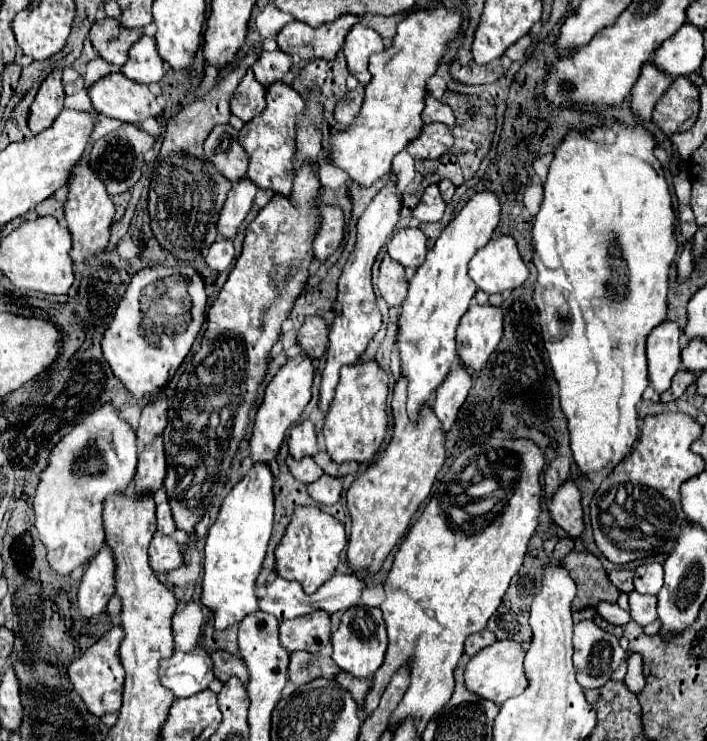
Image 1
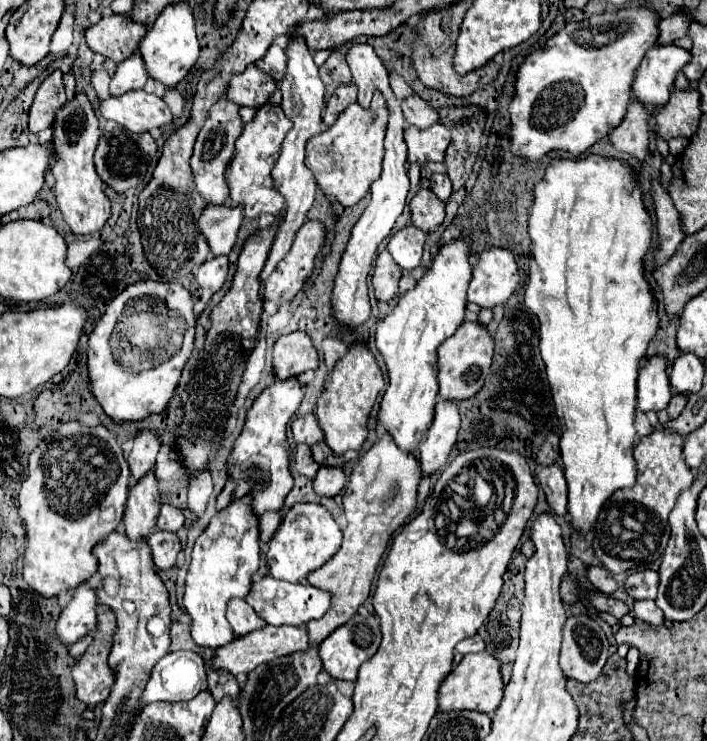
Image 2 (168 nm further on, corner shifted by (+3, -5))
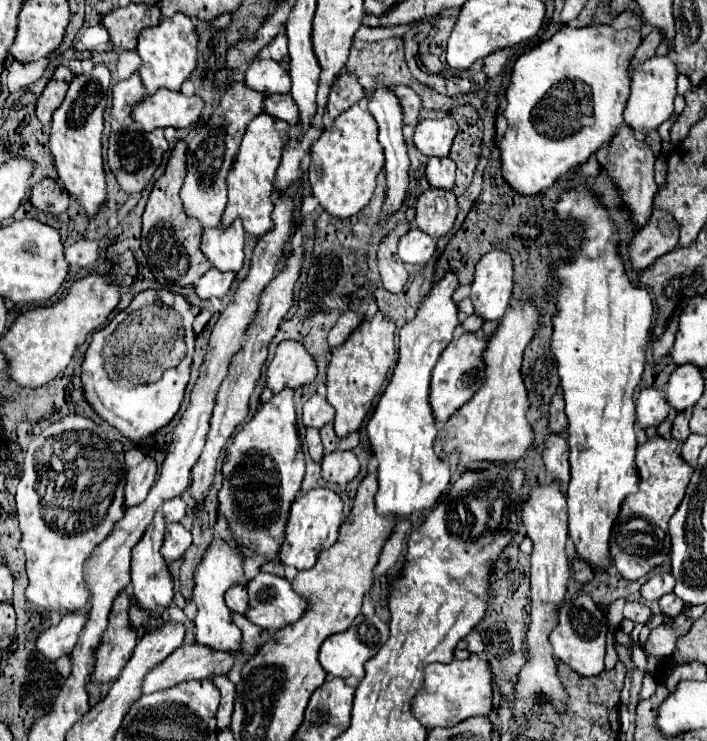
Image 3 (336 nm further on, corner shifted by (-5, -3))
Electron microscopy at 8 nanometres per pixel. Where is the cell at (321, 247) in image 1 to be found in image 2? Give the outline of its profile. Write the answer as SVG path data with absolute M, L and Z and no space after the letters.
M309 220L309 222L305 222L305 224L299 228L297 238L295 238L291 250L289 250L287 256L279 262L279 266L275 268L275 272L265 280L265 290L263 290L265 310L263 310L263 316L261 316L261 332L259 332L259 334L265 334L267 318L277 312L277 306L283 304L283 302L291 302L291 300L295 298L295 294L303 288L305 280L311 276L311 272L313 272L313 268L315 268L317 254L319 254L321 248L325 246L325 238L327 238L327 230L325 230L325 224L319 222L319 220Z

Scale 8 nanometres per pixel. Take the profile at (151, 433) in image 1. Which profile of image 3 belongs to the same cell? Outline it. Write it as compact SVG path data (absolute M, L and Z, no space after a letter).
M145 458L139 466L127 472L127 484L125 484L125 508L137 506L145 500L149 494L153 482L157 476L157 464L153 458Z

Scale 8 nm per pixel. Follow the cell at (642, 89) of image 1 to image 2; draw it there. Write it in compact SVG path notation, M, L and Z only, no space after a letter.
M631 98L623 122L617 128L613 128L613 132L609 134L611 144L617 150L635 156L637 160L643 160L649 146L647 118L649 118L649 110L645 110L645 106L637 102L637 98Z

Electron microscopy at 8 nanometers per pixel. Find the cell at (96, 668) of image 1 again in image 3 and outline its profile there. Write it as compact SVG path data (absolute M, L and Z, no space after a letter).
M121 592L121 596L115 598L111 614L109 614L109 626L101 636L101 644L95 652L95 670L91 674L91 682L101 684L101 682L113 682L129 662L135 642L137 642L137 632L131 626L129 620L129 608L131 608L131 596L129 592Z

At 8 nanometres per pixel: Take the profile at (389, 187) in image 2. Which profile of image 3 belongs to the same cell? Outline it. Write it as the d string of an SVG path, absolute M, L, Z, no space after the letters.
M379 86L373 94L373 98L369 98L369 112L373 114L377 126L379 126L379 142L385 150L385 170L387 170L387 198L385 198L385 206L383 206L383 216L393 214L395 210L401 208L401 202L405 198L405 192L409 188L409 158L407 158L407 144L403 138L403 118L401 118L401 106L395 98L393 92L389 92L389 88Z

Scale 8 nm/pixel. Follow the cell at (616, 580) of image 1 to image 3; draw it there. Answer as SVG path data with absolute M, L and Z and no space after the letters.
M573 560L571 566L573 566L573 578L575 578L579 584L587 584L587 582L593 580L595 572L593 572L593 568L591 568L589 564L585 564L585 562L581 562L581 560Z

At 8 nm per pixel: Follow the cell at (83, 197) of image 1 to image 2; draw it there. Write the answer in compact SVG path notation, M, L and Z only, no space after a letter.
M85 94L75 96L63 108L59 108L57 120L55 120L55 134L53 134L53 144L57 146L55 148L57 162L53 164L51 172L57 180L55 198L63 214L63 222L77 236L99 232L111 216L111 202L105 196L103 182L97 176L93 166L93 152L97 148L99 136L101 136L101 130L99 130L97 116Z

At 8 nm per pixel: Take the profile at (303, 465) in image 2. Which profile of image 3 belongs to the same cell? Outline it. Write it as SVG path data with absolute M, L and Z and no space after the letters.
M307 428L307 446L309 446L309 456L315 462L321 462L321 458L323 458L323 444L321 444L321 438L319 438L319 430Z

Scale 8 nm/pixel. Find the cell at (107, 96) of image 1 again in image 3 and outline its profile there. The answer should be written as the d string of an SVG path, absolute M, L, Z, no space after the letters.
M159 88L153 96L141 100L133 110L133 120L145 130L155 128L189 128L201 120L205 102L199 96L185 96L167 88Z

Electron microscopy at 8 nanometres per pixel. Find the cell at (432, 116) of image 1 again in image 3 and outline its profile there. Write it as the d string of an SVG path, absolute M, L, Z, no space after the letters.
M393 86L391 90L403 108L403 124L415 126L419 110L421 110L421 98L409 86Z

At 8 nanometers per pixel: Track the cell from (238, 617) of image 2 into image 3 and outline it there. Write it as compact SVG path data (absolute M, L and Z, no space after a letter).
M233 584L227 592L225 592L225 602L233 612L245 614L249 600L247 600L247 586L243 584Z

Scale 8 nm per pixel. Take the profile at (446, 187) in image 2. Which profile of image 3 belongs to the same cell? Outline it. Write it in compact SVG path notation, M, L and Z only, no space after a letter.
M429 158L425 172L433 188L451 190L455 184L455 162L451 158Z

